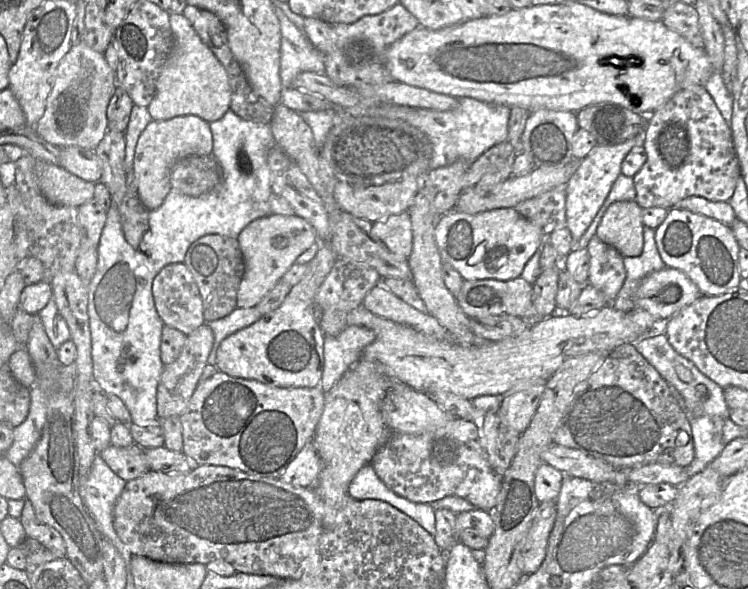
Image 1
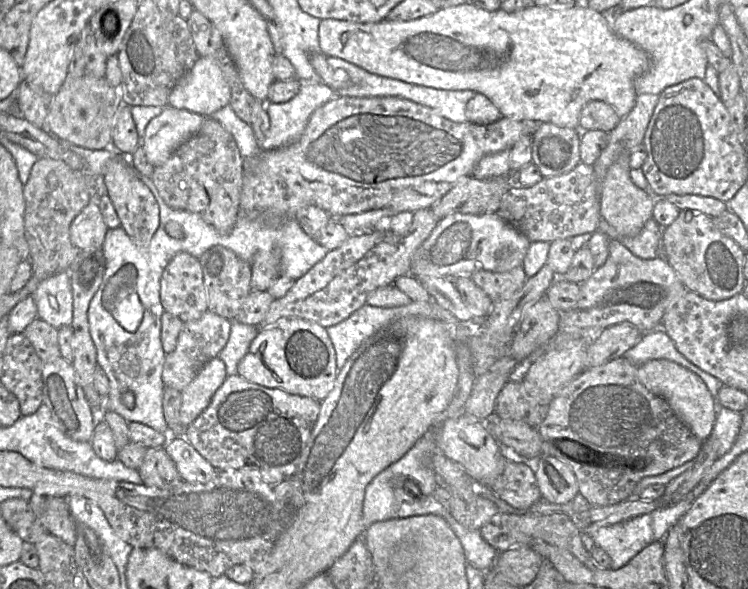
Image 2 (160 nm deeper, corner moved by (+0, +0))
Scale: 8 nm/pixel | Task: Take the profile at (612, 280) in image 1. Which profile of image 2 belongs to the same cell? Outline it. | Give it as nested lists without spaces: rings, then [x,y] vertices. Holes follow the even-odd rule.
[[[616,239],[609,241],[606,262],[579,286],[581,297],[574,309],[560,313],[559,328],[576,327],[599,332],[629,322],[641,331],[648,331],[662,325],[668,307],[687,289],[664,257],[641,259]]]

